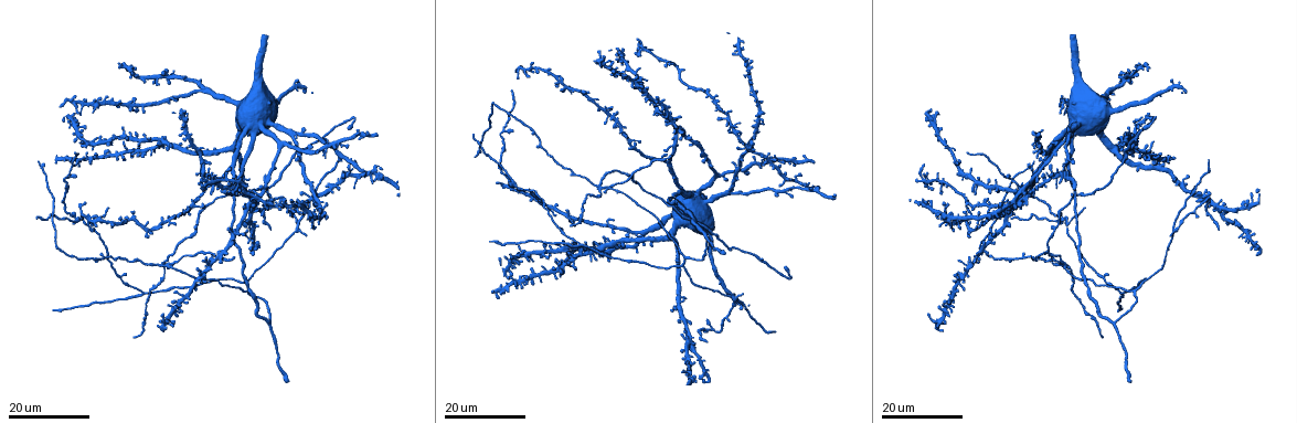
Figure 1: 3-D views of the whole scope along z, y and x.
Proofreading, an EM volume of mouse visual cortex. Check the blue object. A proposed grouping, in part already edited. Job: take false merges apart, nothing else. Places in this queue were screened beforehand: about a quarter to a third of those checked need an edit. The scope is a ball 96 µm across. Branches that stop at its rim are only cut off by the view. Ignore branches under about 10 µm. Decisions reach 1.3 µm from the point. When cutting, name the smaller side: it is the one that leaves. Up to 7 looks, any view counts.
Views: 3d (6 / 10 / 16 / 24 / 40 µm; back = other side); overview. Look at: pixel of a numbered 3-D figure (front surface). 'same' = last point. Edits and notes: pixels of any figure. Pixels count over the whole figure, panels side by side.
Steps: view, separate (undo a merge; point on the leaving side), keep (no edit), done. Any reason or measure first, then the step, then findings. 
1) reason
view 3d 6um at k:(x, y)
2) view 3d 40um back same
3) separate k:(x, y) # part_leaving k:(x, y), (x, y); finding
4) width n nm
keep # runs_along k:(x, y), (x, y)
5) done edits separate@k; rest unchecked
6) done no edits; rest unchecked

two arms in line, one across
view 3d 16um at 1:(1112, 323)

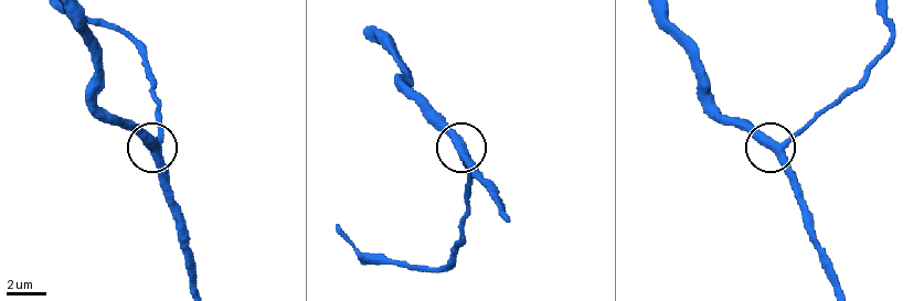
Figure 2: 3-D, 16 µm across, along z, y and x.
closer look
view 3d 6um at 2:(781, 152)

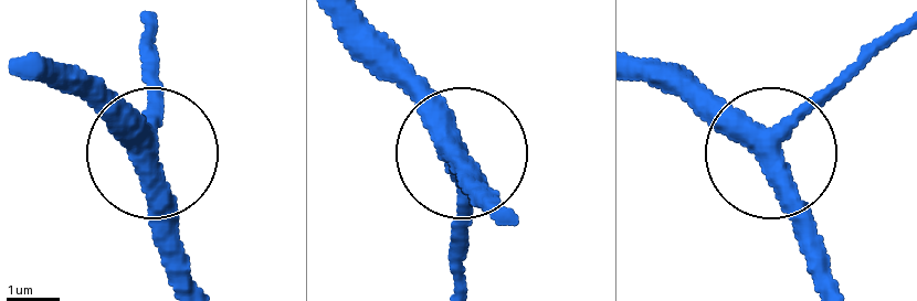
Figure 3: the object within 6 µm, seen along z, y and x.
view 3d 6um back at 3:(146, 159)

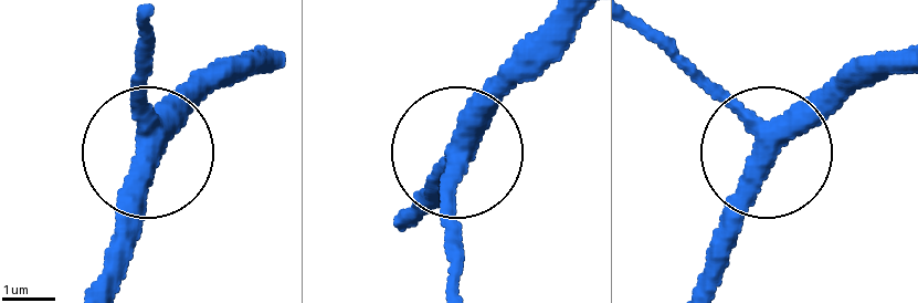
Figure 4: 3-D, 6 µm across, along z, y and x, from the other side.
side_arm 18 um; arms 3
keep # one neuron here

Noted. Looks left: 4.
four-way junction
view 3d 24um at 1:(732, 300)

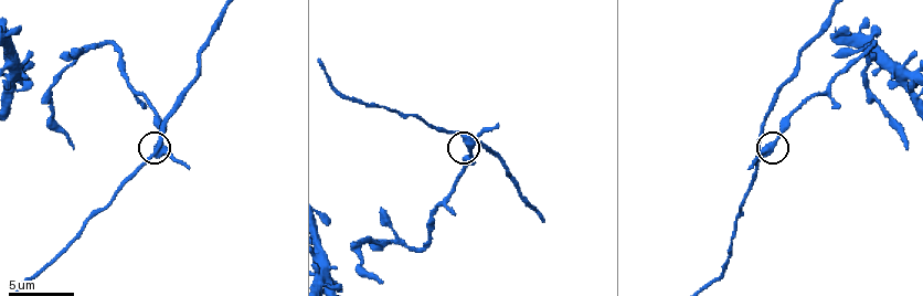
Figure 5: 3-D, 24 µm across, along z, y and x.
view 3d 10um at 5:(769, 146)

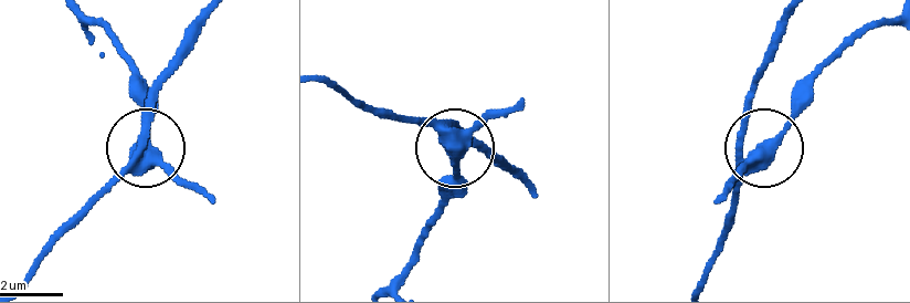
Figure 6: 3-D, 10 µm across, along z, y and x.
width 410 nm
separate 6:(177, 176) # a second neuron is stuck on

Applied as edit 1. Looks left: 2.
done edits separate@6; rest unchecked

